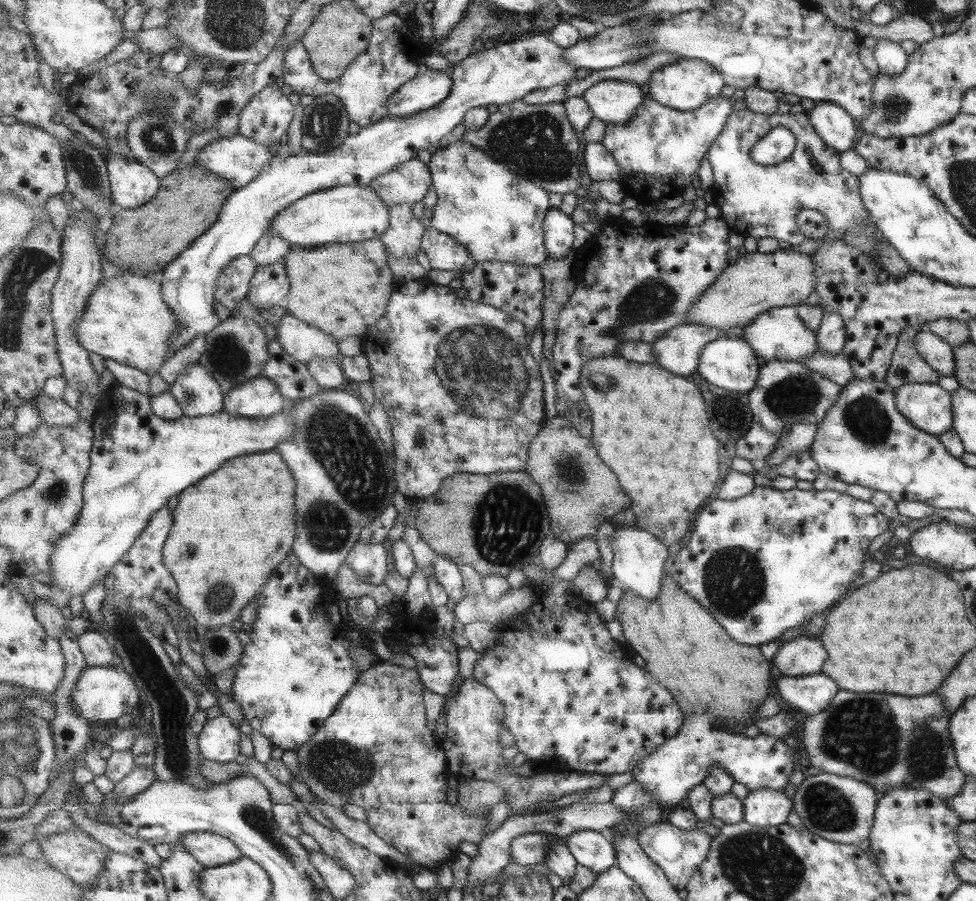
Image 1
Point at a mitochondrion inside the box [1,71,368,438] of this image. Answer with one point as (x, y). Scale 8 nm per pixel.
(172, 96)

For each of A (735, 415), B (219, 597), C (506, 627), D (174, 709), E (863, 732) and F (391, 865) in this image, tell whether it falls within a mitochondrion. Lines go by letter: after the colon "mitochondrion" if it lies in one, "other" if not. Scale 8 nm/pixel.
A: other
B: mitochondrion
C: other
D: mitochondrion
E: mitochondrion
F: other

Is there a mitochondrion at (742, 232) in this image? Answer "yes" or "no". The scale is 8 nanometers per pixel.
no

